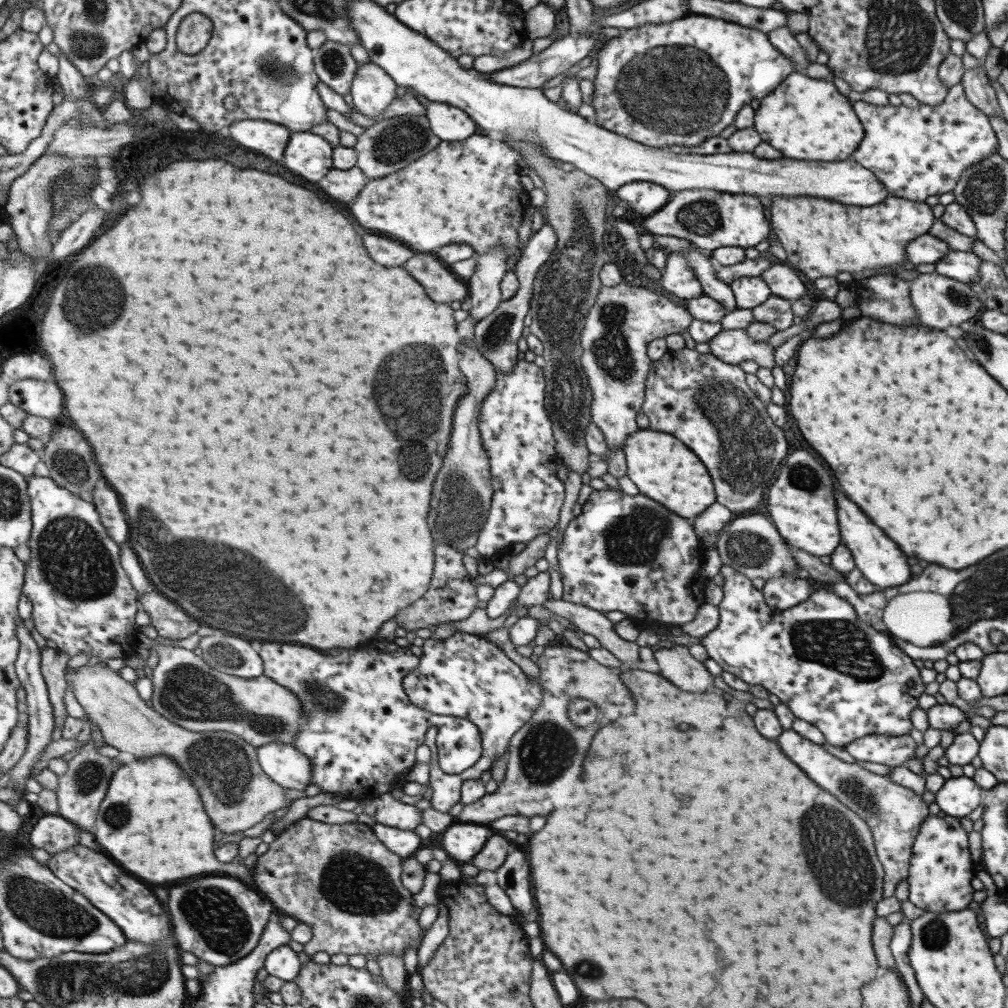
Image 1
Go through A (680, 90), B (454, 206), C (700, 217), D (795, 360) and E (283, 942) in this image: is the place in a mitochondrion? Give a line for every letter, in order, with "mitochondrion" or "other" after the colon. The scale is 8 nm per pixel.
A: mitochondrion
B: other
C: mitochondrion
D: other
E: other

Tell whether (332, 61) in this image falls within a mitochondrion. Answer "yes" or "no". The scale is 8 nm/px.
yes

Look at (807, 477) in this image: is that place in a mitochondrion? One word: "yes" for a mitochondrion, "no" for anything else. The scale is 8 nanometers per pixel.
yes

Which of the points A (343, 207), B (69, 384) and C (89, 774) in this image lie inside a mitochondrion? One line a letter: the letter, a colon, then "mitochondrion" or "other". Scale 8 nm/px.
A: other
B: other
C: mitochondrion

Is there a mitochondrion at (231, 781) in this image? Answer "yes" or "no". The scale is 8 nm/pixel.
yes

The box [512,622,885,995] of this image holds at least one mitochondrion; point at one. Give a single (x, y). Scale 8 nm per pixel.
(829, 838)

